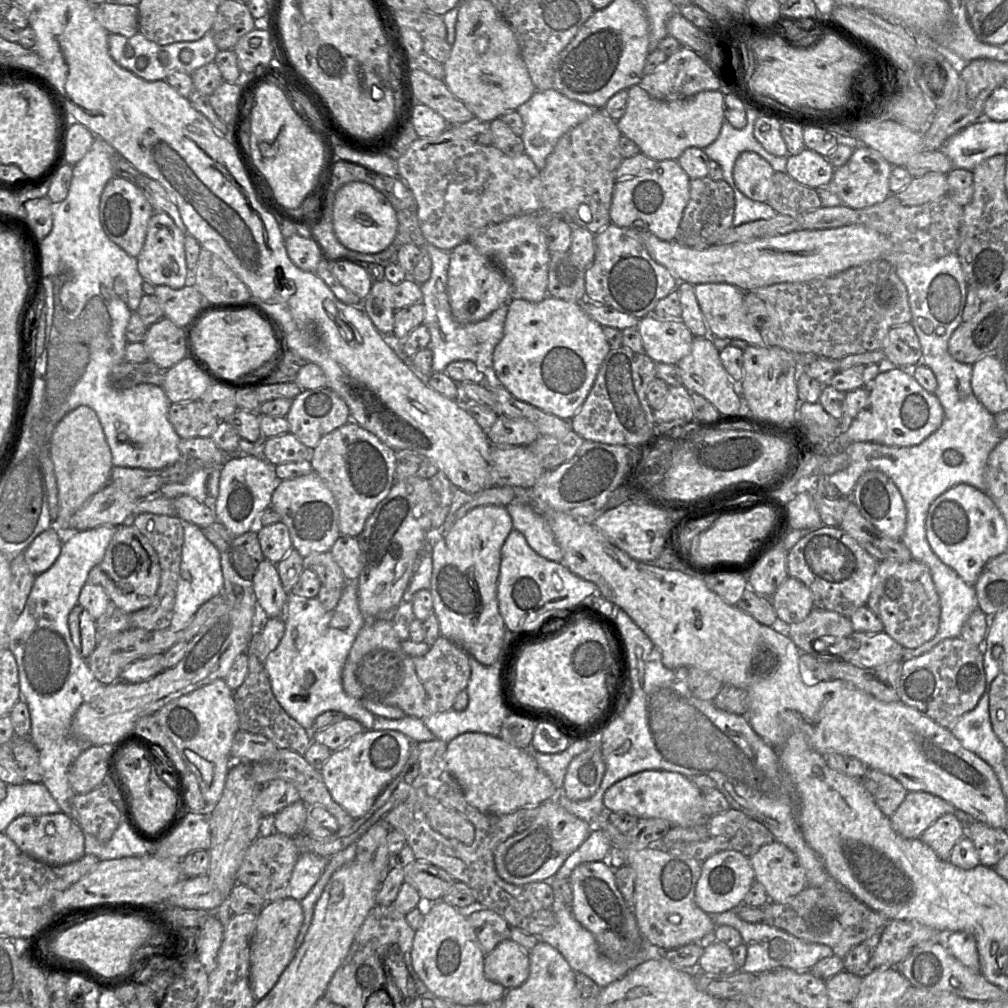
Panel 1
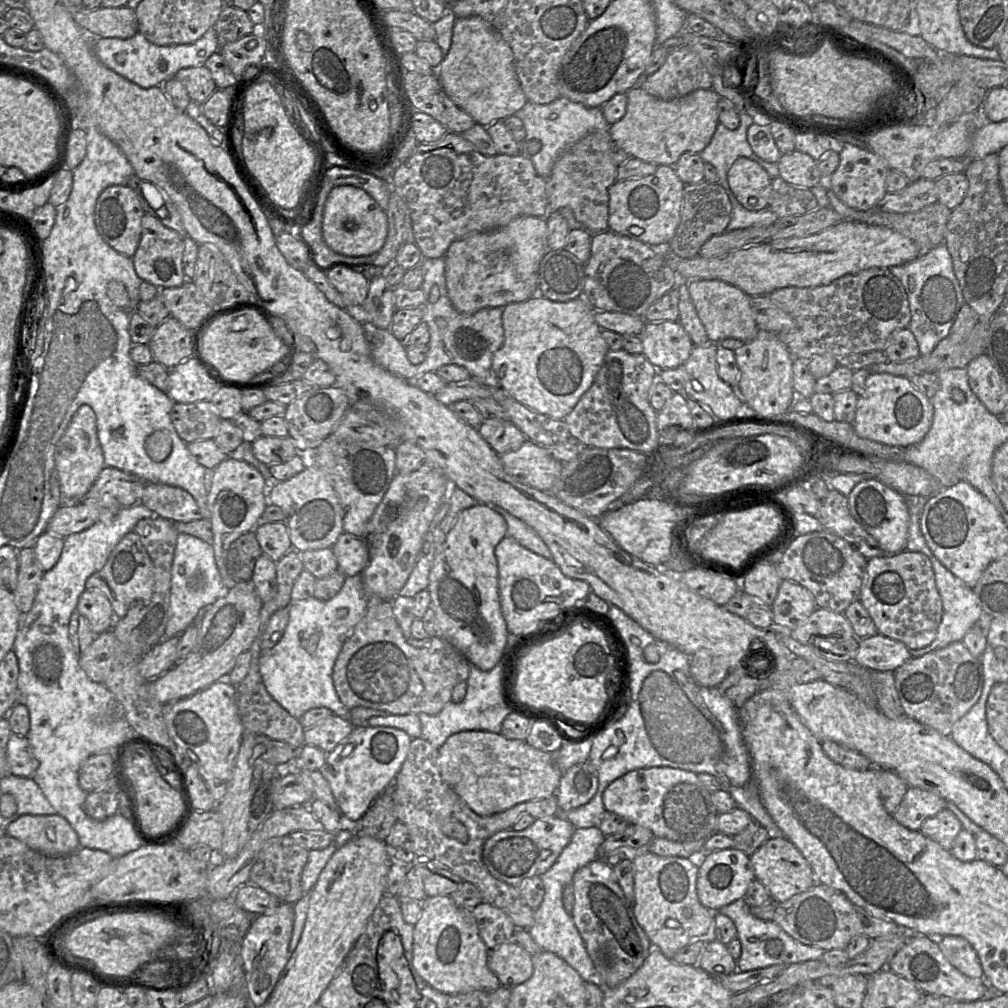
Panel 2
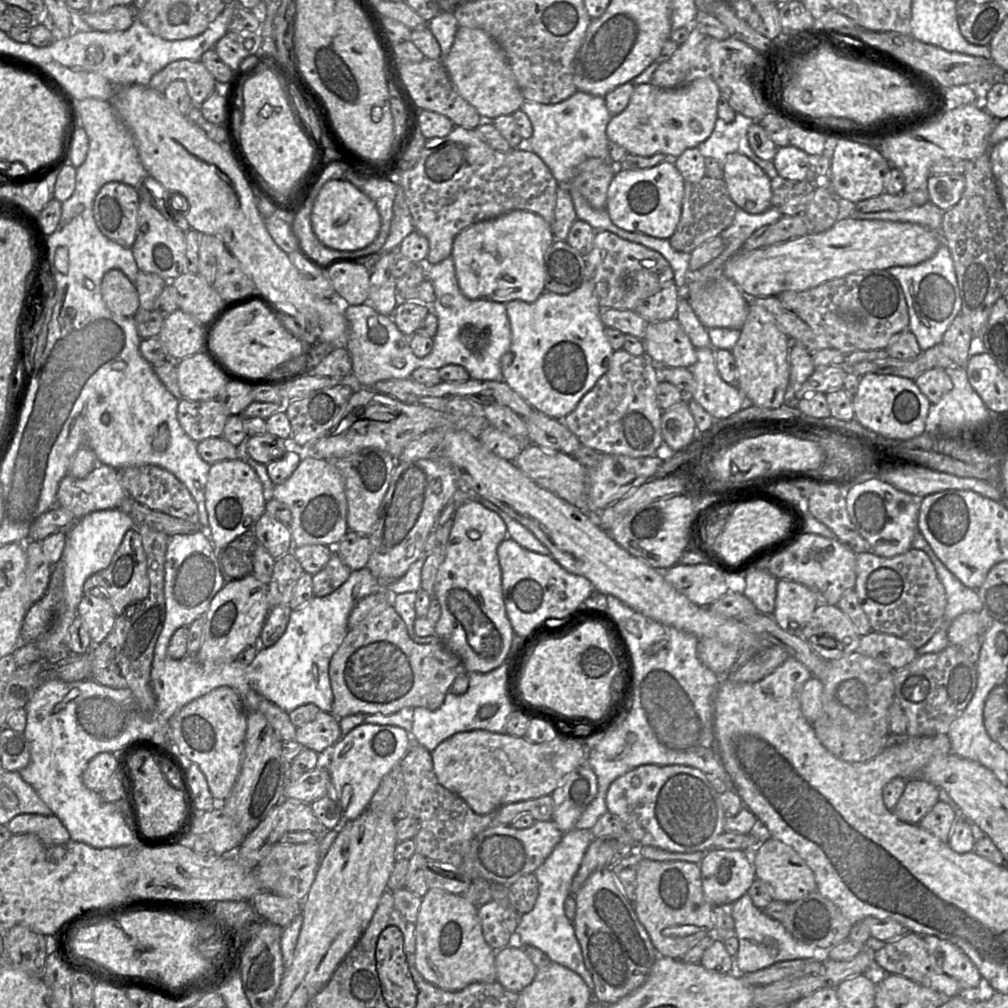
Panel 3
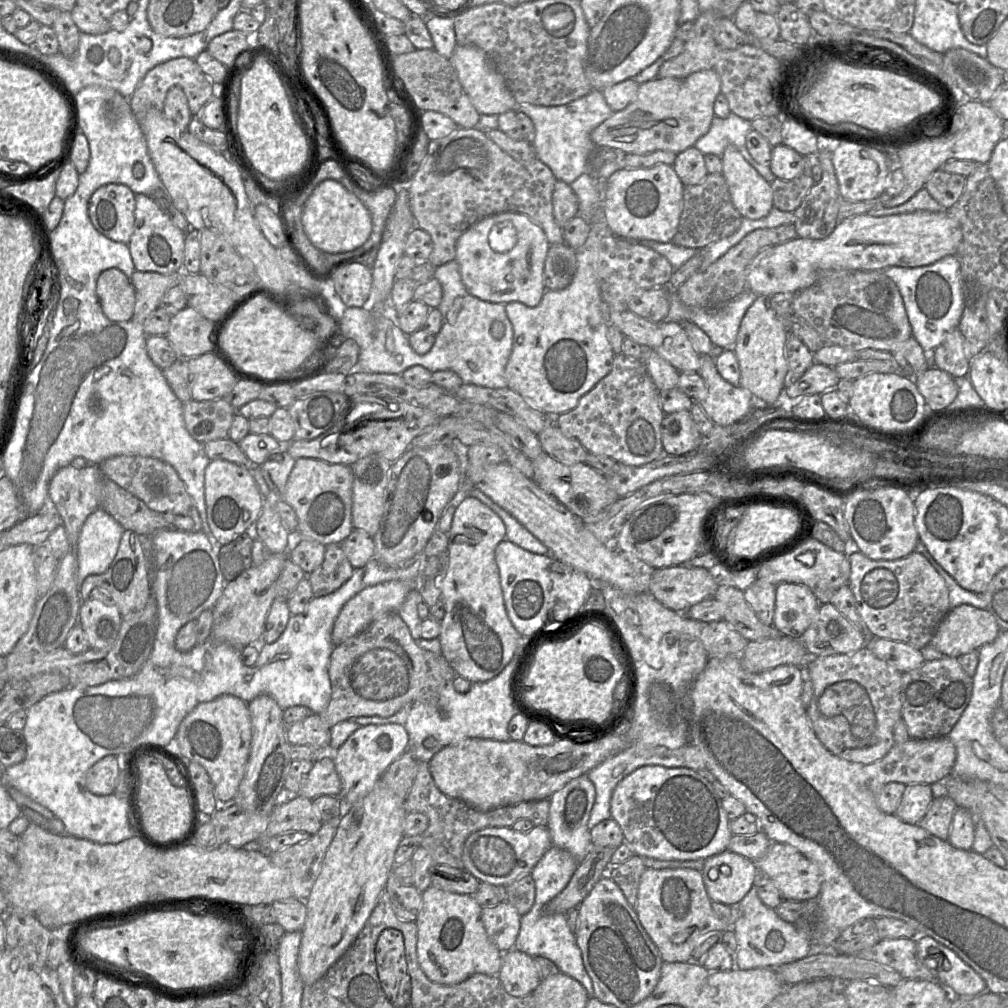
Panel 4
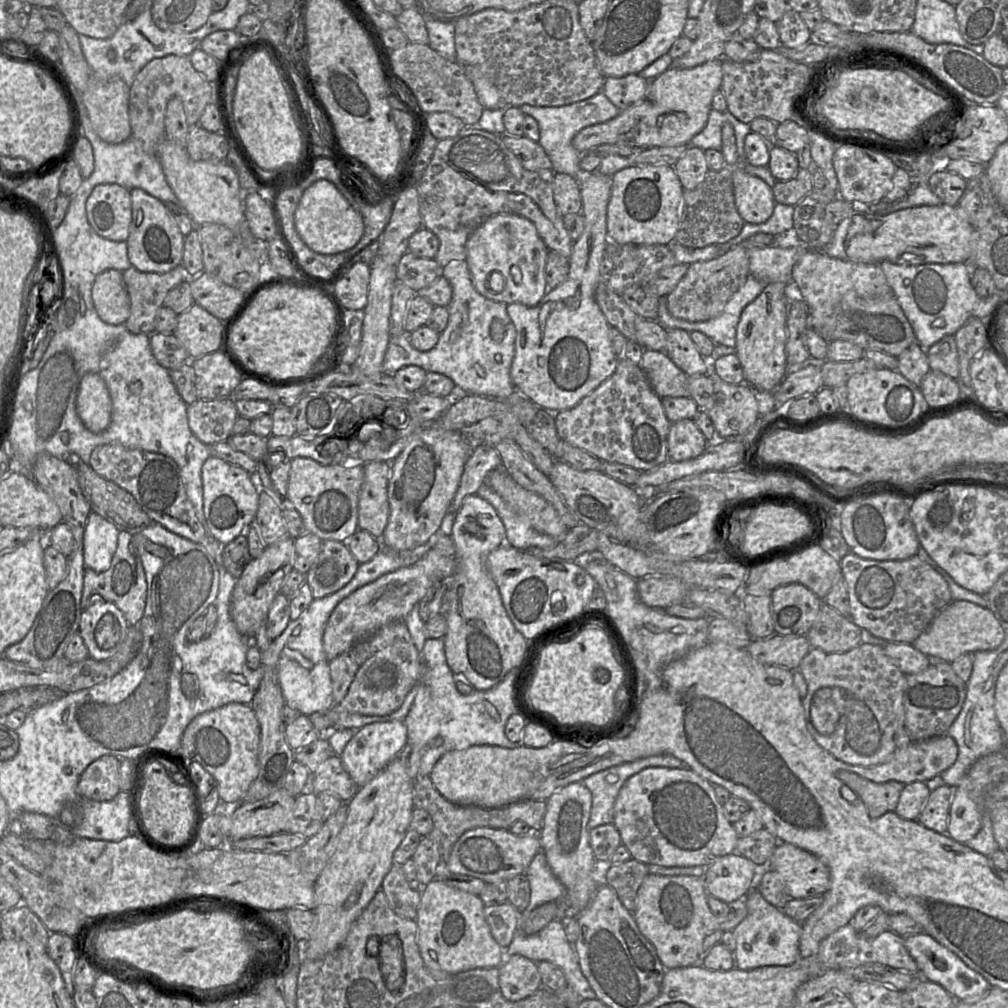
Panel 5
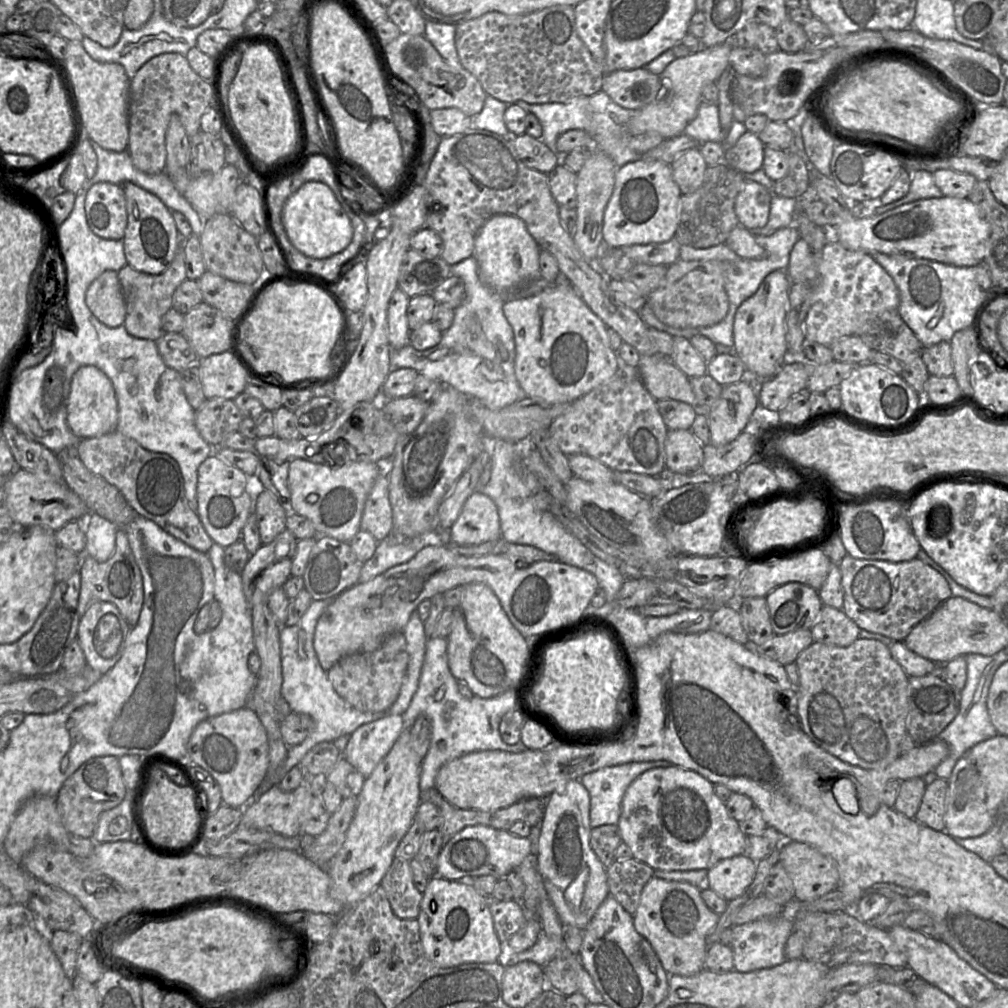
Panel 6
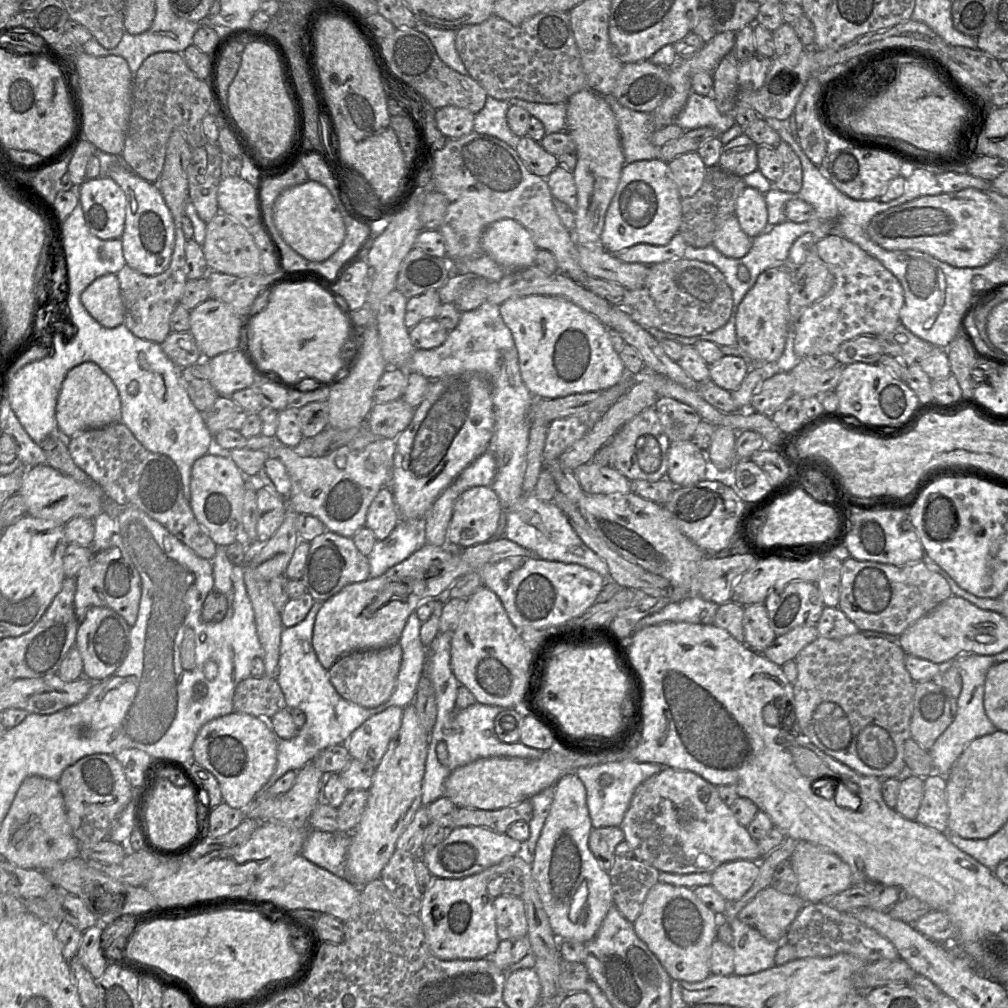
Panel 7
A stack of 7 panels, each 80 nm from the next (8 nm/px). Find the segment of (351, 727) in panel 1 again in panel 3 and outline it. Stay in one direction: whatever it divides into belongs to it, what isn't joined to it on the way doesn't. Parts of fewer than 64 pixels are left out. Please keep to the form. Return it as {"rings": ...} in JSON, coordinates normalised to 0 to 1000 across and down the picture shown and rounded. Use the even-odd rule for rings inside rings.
{"rings":[[[317,705],[313,713],[295,722],[293,735],[318,750],[325,749],[339,731],[336,714],[328,707]]]}

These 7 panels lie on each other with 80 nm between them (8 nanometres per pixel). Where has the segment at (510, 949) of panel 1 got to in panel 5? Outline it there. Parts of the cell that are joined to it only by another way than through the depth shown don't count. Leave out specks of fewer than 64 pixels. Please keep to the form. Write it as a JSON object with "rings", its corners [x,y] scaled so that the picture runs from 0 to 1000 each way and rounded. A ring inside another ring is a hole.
{"rings":[[[506,947],[494,960],[496,981],[504,993],[516,993],[538,978],[533,955],[518,947]]]}

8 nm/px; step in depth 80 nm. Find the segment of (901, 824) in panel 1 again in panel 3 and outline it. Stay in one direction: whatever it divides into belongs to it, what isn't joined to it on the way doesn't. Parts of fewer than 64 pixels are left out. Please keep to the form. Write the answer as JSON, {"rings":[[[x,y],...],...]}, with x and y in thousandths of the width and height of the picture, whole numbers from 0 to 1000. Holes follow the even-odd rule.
{"rings":[[[915,773],[900,775],[886,808],[900,817],[911,817],[932,795],[932,783]]]}

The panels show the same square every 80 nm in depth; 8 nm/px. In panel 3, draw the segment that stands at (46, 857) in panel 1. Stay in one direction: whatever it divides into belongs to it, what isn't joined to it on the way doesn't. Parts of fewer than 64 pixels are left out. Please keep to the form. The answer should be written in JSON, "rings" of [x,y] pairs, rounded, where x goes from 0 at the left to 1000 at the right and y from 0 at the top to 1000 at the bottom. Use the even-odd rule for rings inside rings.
{"rings":[[[20,808],[7,818],[12,828],[33,827],[46,838],[61,838],[70,833],[69,827],[54,808]]]}

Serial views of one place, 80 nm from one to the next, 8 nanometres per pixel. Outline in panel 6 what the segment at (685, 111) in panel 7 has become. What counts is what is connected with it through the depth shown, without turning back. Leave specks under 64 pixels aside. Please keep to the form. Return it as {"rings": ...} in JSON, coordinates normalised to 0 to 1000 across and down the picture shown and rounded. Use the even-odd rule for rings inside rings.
{"rings":[[[696,100],[689,117],[681,125],[679,132],[688,137],[693,144],[702,140],[718,142],[723,129],[718,129],[714,124],[713,108],[709,103]]]}

